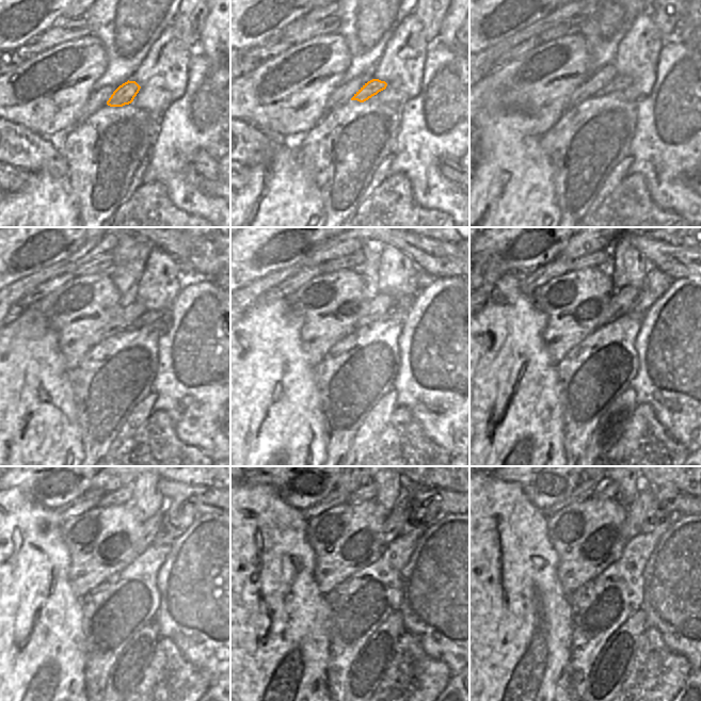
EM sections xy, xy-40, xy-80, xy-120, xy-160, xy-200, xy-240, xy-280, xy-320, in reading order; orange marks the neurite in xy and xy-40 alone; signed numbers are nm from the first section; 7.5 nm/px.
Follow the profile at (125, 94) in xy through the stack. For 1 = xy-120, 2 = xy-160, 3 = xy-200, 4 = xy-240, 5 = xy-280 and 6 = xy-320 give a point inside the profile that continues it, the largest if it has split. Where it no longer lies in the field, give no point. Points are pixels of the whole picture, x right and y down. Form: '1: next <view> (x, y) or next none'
1: next xy-120 (156, 318)
2: next xy-160 (401, 305)
3: next xy-200 (656, 282)
4: next xy-240 (178, 515)
5: next xy-280 (425, 511)
6: next xy-320 (664, 510)

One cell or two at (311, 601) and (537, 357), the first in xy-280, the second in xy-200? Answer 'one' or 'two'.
one

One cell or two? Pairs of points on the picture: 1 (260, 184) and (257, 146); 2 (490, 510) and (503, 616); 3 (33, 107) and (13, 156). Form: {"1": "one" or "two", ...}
{"1": "two", "2": "one", "3": "two"}

